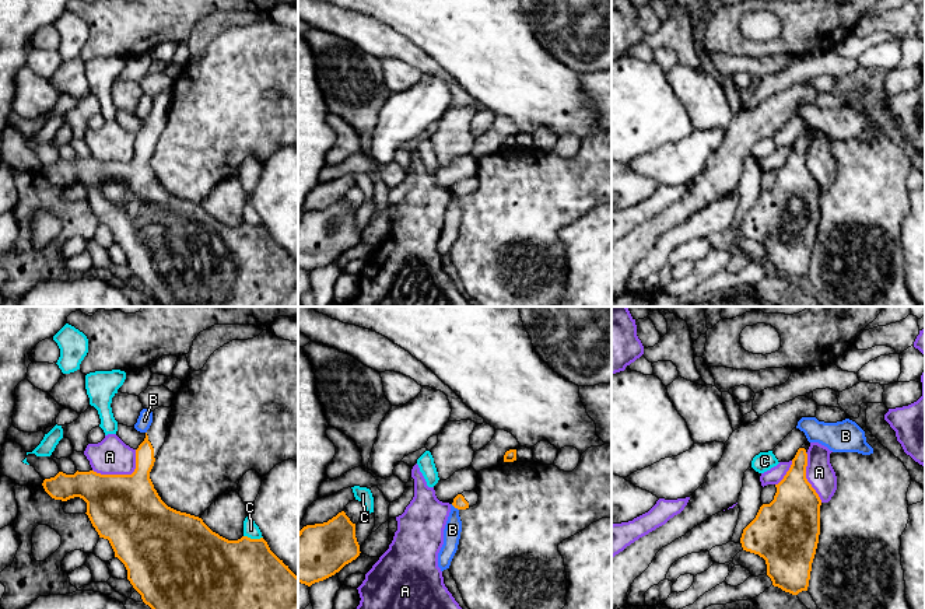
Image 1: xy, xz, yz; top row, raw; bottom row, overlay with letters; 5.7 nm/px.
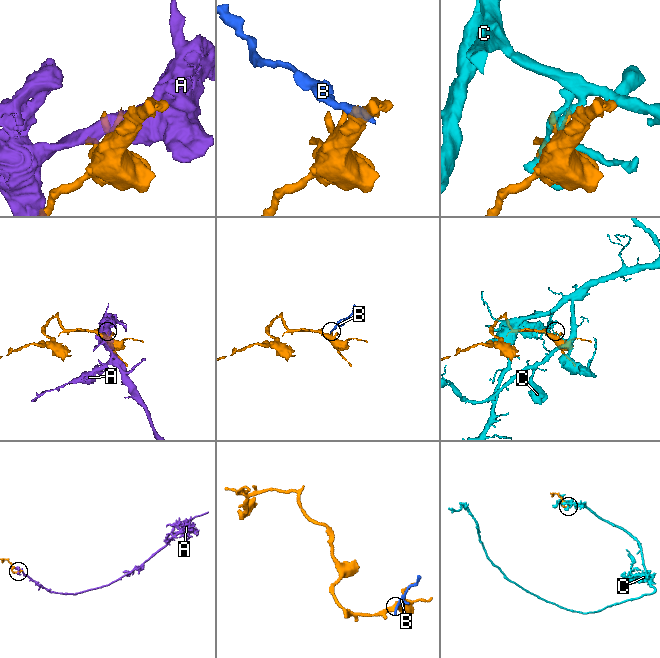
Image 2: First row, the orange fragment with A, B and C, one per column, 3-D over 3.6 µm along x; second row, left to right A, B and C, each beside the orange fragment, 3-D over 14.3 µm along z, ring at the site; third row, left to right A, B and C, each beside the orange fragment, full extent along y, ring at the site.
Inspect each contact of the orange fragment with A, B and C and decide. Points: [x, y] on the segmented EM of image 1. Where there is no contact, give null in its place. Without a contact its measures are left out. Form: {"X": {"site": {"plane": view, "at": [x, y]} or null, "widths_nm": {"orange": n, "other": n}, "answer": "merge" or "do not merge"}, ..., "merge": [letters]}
{"A": {"site": {"plane": "xy", "at": [123, 475]}, "widths_nm": {"orange": 400, "other": 200}, "answer": "do not merge"}, "B": {"site": {"plane": "xz", "at": [455, 507]}, "widths_nm": {"orange": 70, "other": 100}, "answer": "do not merge"}, "C": {"site": {"plane": "xy", "at": [253, 539]}, "widths_nm": {"orange": 400, "other": 90}, "answer": "do not merge"}, "merge": []}

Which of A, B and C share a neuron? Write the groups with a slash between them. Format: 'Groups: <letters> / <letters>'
Groups: A / B / C

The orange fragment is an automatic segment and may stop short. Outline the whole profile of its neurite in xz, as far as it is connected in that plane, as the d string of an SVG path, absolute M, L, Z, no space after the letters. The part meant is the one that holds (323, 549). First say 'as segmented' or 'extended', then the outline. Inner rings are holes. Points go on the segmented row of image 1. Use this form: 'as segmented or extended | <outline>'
as segmented | M344 511L298 532L298 582L311 587L339 573L360 556L355 524Z

